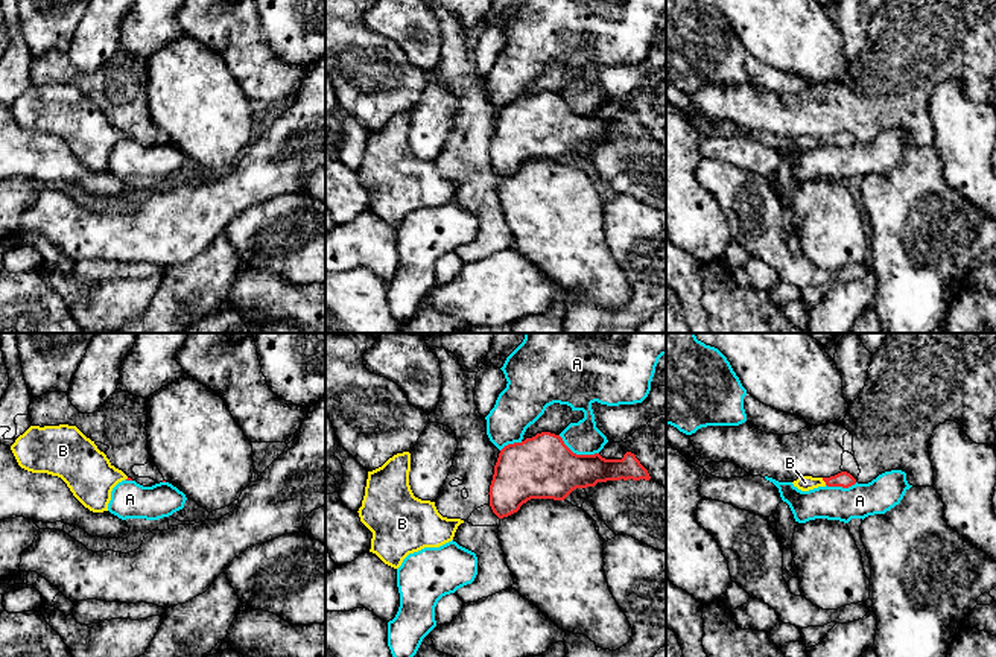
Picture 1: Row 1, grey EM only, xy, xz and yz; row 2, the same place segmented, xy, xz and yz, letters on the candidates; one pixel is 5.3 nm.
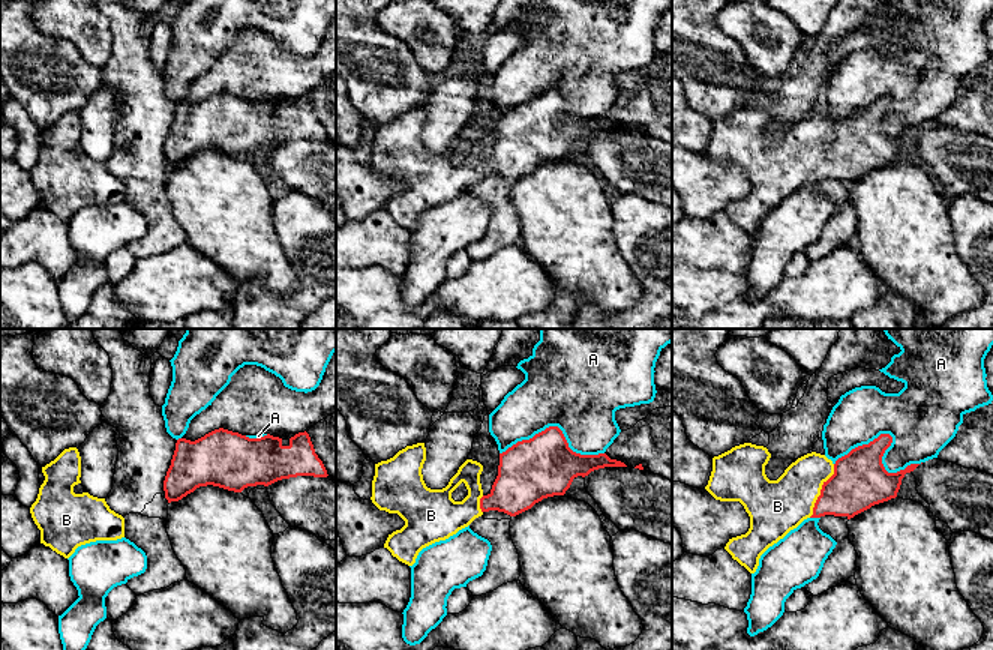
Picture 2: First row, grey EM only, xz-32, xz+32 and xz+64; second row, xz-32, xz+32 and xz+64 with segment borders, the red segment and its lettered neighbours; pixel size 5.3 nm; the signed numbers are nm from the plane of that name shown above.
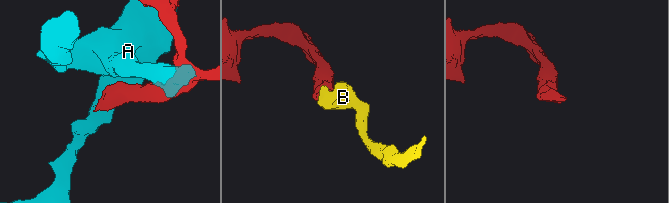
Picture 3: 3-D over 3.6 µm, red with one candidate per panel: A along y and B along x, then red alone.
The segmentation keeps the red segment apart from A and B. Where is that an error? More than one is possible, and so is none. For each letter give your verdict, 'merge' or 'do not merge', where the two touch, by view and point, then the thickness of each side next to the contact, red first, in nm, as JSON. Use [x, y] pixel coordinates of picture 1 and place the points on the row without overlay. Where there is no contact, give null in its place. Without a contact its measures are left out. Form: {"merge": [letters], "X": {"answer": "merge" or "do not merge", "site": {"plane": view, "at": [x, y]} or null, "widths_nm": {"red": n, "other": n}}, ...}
{"merge": ["B"], "A": {"answer": "do not merge", "site": {"plane": "xz", "at": [578, 114]}, "widths_nm": {"red": 340, "other": 180}}, "B": {"answer": "merge", "site": {"plane": "yz", "at": [823, 139]}, "widths_nm": {"red": 90, "other": 80}}}

